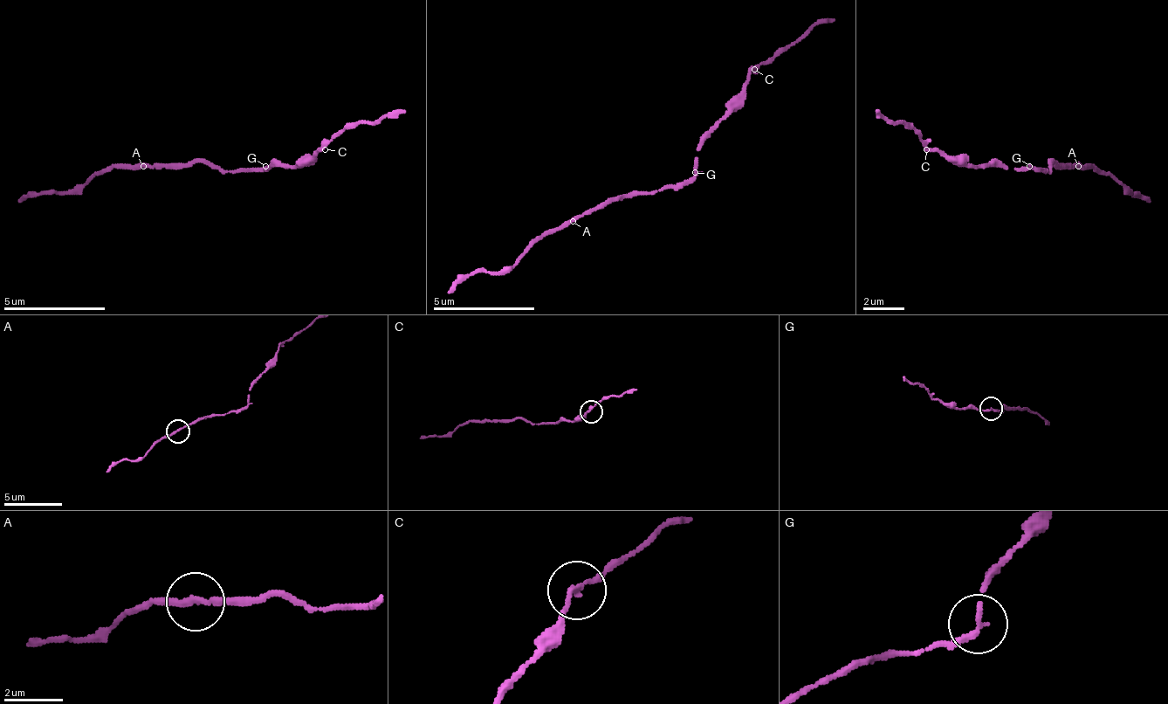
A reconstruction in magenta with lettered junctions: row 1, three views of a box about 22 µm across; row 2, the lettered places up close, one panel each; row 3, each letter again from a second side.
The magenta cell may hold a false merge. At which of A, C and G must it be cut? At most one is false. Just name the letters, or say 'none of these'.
none of these

